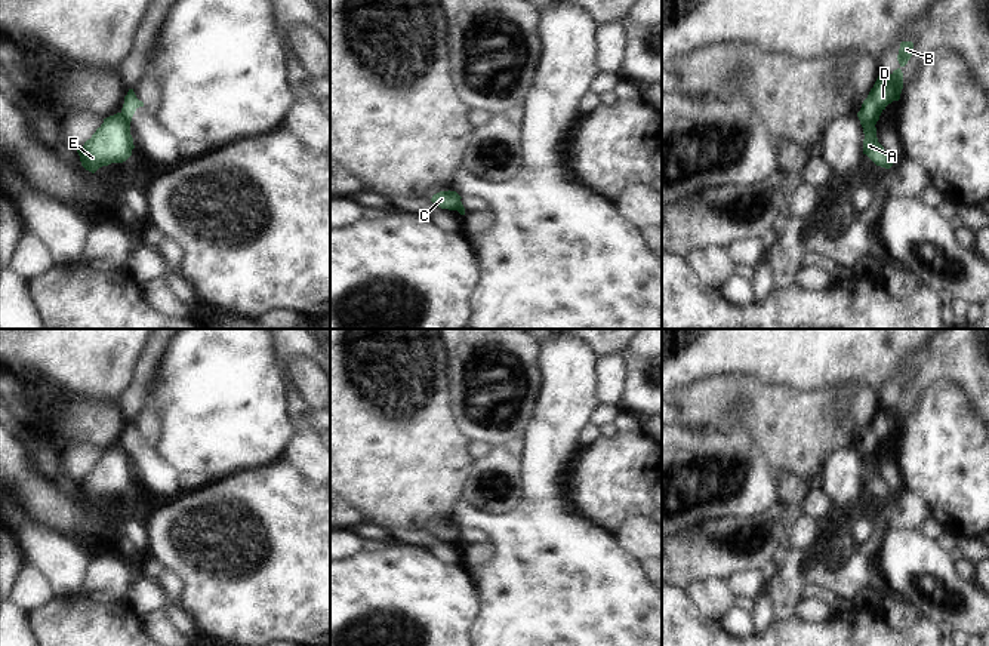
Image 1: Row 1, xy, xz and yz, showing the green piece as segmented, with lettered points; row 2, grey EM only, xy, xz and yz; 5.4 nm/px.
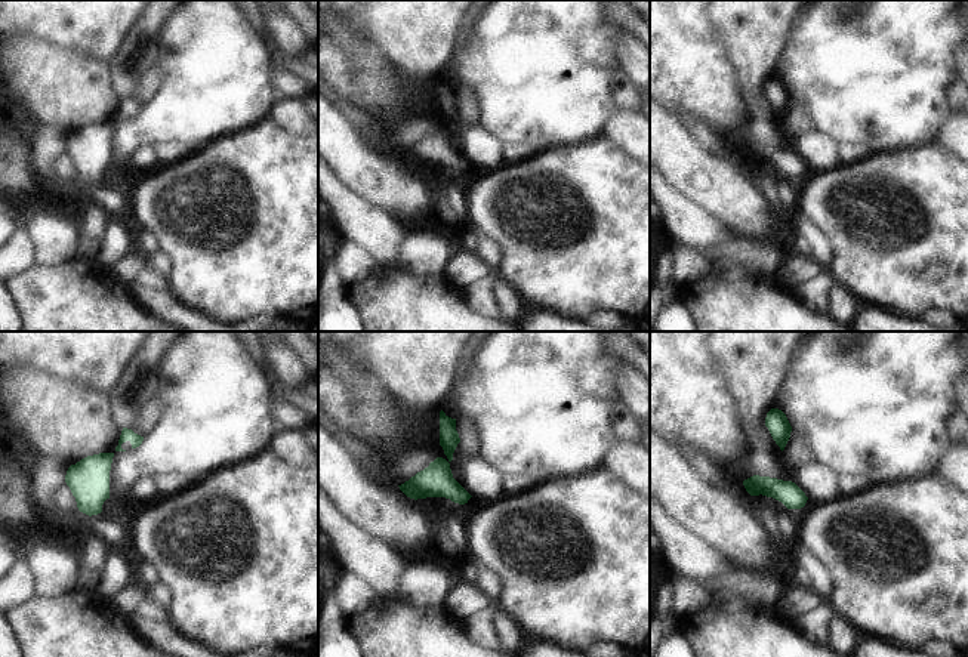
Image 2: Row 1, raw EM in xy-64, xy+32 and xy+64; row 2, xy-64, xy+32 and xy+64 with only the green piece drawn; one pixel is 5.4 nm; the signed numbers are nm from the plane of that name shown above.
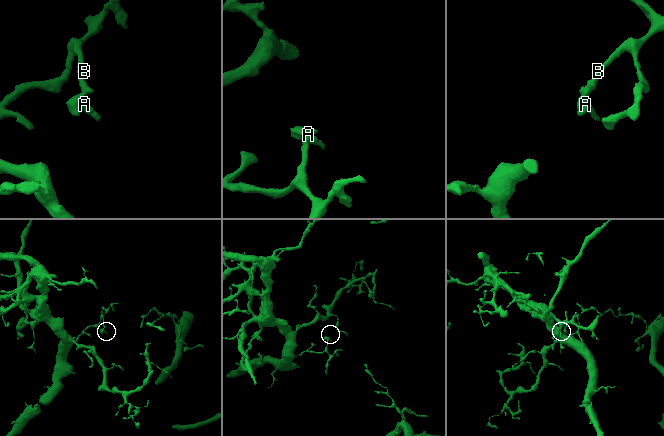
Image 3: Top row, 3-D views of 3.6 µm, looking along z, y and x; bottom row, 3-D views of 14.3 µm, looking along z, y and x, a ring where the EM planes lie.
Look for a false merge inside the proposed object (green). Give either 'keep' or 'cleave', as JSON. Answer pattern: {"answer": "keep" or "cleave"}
{"answer": "cleave"}

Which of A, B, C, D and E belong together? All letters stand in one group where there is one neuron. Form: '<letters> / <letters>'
A C E / B D

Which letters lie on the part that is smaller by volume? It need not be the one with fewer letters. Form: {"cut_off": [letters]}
{"cut_off": ["A", "C", "E"]}

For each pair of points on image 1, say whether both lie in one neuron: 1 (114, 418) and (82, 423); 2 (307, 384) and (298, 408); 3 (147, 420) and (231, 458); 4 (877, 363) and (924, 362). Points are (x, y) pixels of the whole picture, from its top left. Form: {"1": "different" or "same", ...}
{"1": "same", "2": "different", "3": "different", "4": "different"}

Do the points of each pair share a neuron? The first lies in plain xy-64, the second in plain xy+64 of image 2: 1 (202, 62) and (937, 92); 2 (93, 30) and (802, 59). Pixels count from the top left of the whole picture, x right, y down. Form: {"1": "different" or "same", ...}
{"1": "same", "2": "different"}

